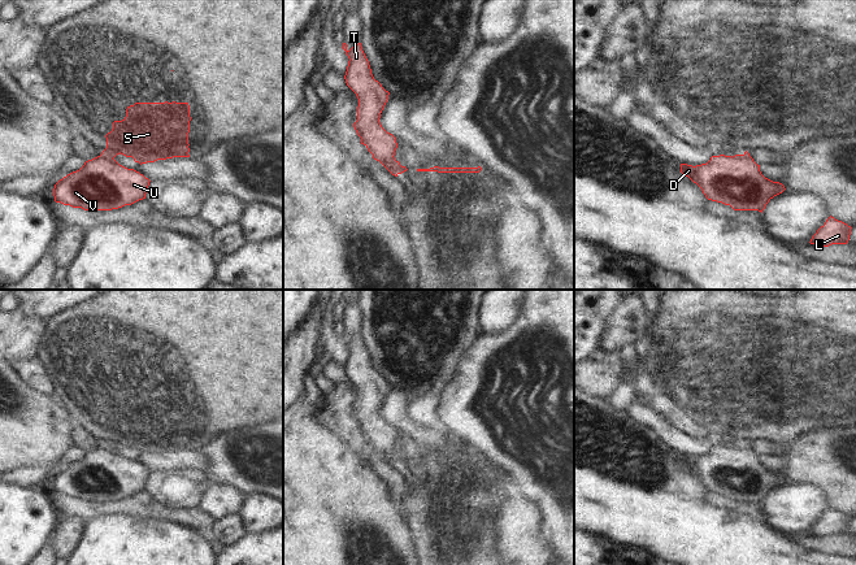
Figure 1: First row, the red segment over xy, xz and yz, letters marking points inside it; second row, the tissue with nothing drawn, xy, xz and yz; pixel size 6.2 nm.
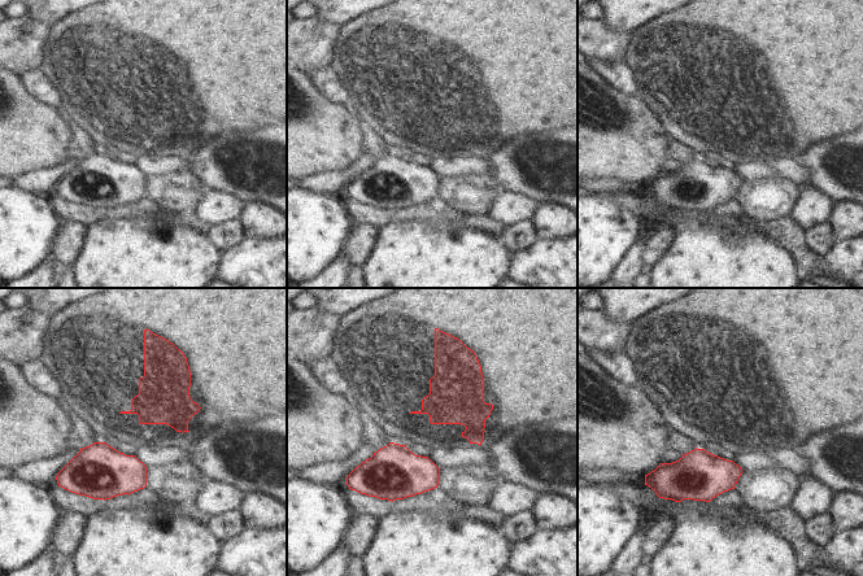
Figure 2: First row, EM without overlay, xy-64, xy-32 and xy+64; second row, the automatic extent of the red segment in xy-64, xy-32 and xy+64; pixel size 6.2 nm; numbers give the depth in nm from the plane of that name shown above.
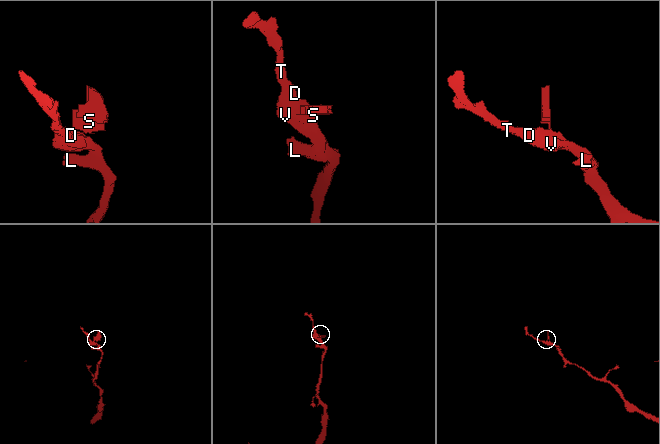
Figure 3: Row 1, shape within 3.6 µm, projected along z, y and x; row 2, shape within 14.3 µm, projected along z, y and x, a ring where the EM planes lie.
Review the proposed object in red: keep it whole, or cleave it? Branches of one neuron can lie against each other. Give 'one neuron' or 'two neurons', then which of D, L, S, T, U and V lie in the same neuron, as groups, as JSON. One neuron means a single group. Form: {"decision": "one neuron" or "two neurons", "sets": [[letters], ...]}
{"decision": "two neurons", "sets": [["D", "L", "T", "U", "V"], ["S"]]}

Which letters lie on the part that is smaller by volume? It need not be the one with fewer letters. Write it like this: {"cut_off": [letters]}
{"cut_off": ["S"]}

